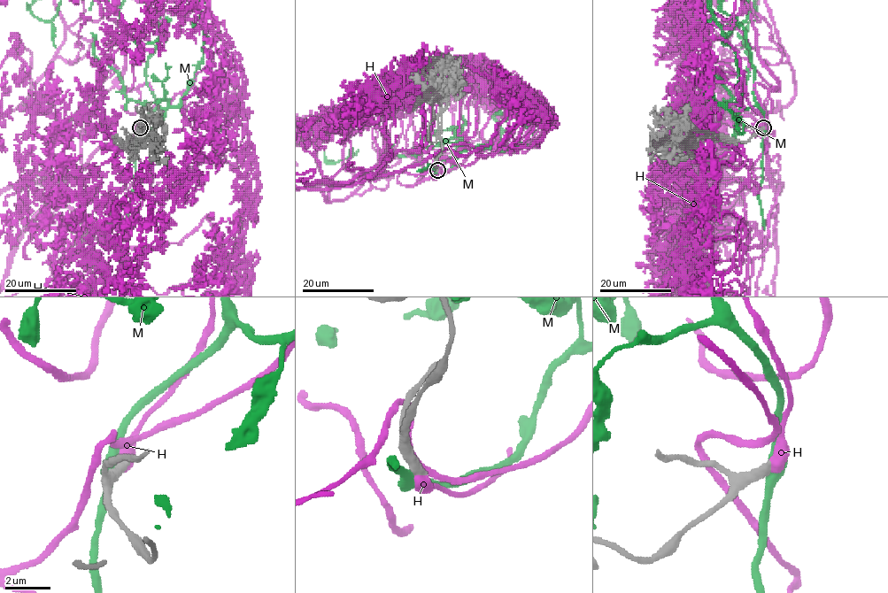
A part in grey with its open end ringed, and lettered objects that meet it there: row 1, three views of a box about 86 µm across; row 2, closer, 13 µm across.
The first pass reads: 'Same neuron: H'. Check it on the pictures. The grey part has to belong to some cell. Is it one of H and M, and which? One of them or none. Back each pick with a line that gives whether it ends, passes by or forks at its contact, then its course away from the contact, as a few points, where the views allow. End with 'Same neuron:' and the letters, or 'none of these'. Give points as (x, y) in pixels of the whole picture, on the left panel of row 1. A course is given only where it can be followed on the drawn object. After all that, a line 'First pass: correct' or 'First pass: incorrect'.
H: it ends there
Same neuron: H
First pass: correct

